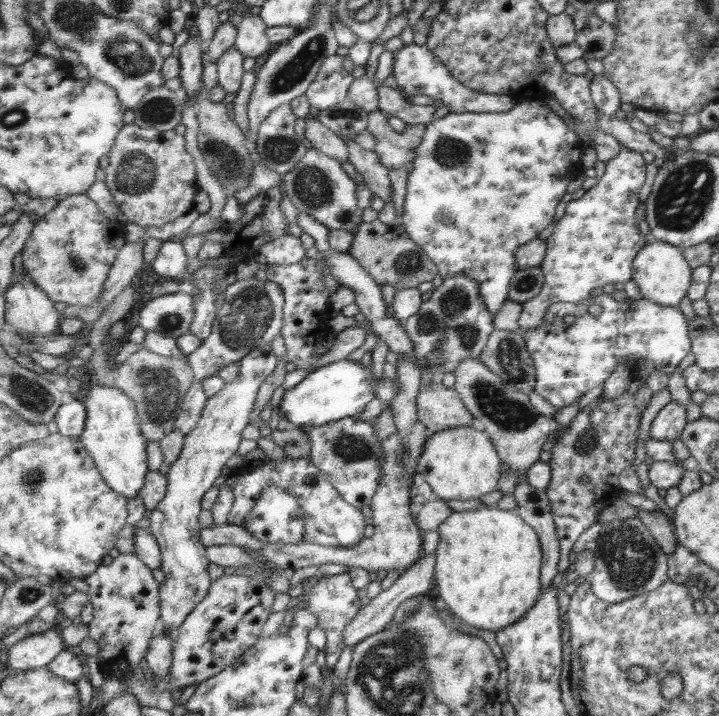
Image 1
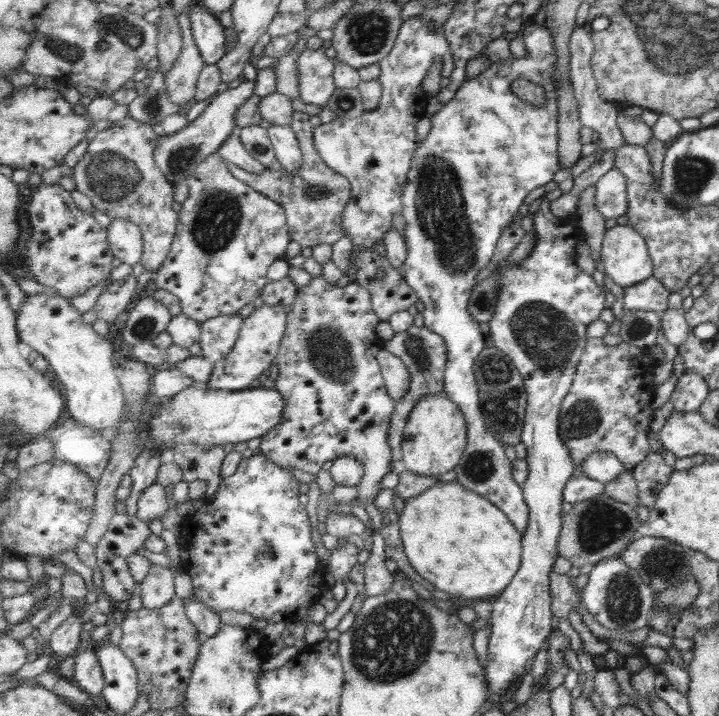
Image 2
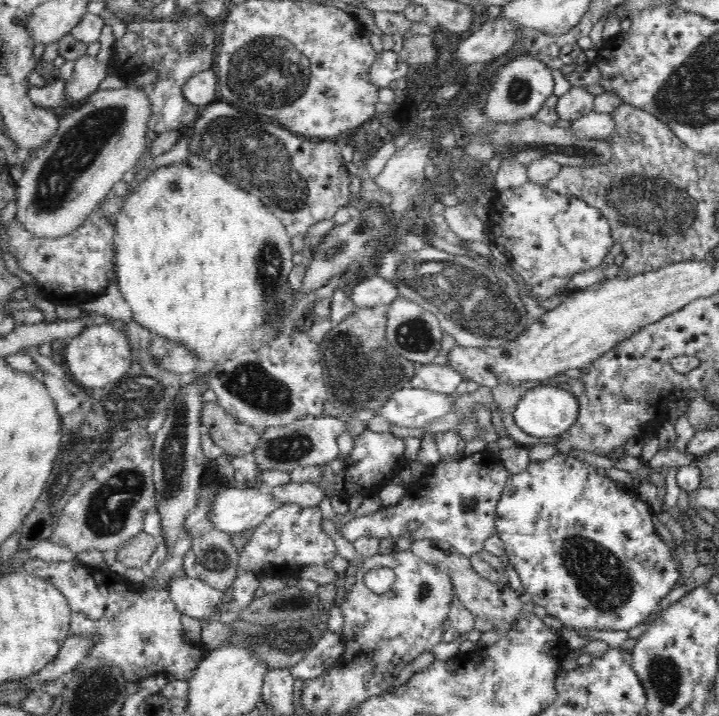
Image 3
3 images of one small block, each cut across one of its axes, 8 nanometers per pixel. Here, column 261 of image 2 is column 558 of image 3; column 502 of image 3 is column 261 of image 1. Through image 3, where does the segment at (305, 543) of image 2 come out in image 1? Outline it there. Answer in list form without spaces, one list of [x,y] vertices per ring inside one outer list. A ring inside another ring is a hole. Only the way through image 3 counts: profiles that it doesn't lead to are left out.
[[[277,484],[267,486],[261,494],[263,496],[255,504],[255,512],[251,512],[247,516],[245,528],[249,530],[249,534],[253,534],[255,538],[259,538],[263,542],[275,542],[275,544],[301,544],[301,542],[305,542],[305,538],[307,538],[307,522],[305,522],[307,512],[299,504],[299,498],[289,494],[285,488],[281,488]]]

